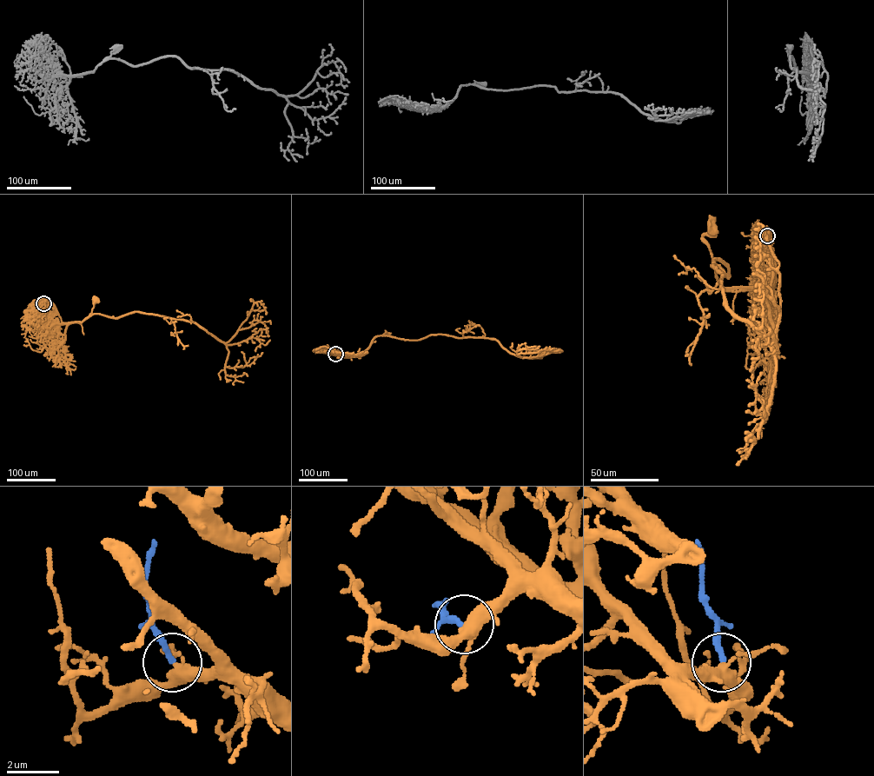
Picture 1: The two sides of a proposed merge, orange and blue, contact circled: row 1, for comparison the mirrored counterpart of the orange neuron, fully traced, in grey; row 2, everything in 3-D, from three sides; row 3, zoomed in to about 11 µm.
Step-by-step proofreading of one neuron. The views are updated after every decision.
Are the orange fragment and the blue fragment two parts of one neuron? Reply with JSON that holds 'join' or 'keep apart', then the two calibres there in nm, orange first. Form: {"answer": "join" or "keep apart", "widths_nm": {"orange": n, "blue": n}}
{"answer": "join", "widths_nm": {"orange": 360, "blue": 200}}

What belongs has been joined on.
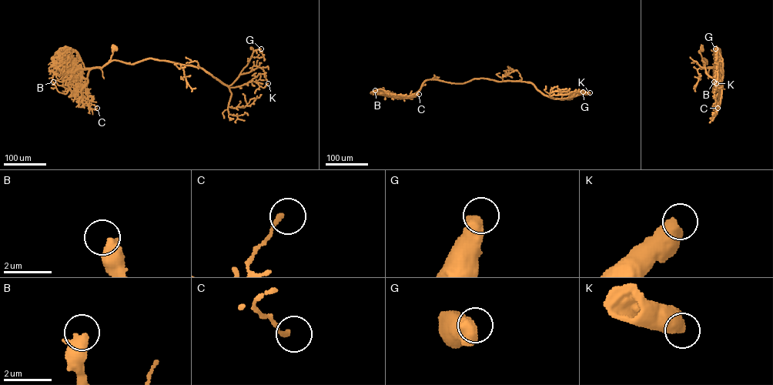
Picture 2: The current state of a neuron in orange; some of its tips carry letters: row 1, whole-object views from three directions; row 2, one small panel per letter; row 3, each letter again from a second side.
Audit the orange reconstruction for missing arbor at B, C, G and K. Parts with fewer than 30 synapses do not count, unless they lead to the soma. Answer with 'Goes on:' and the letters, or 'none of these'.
Goes on: none of these

